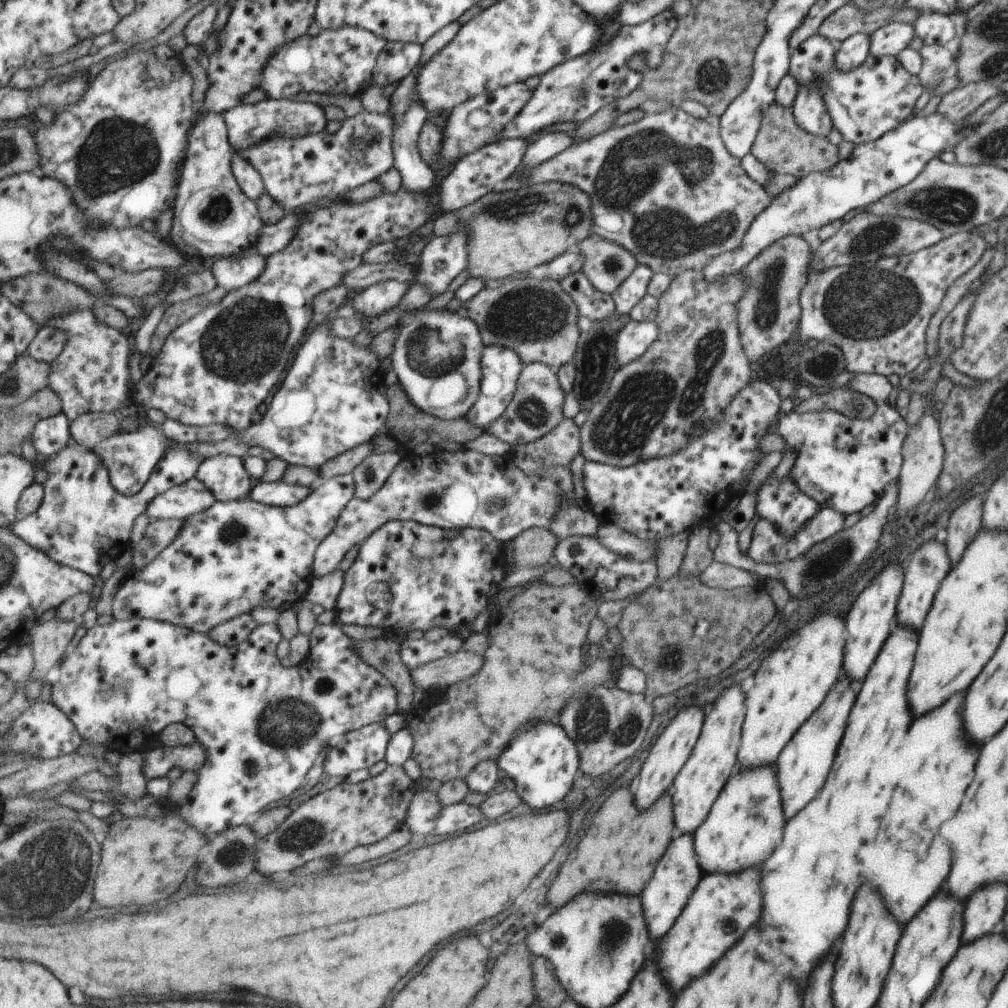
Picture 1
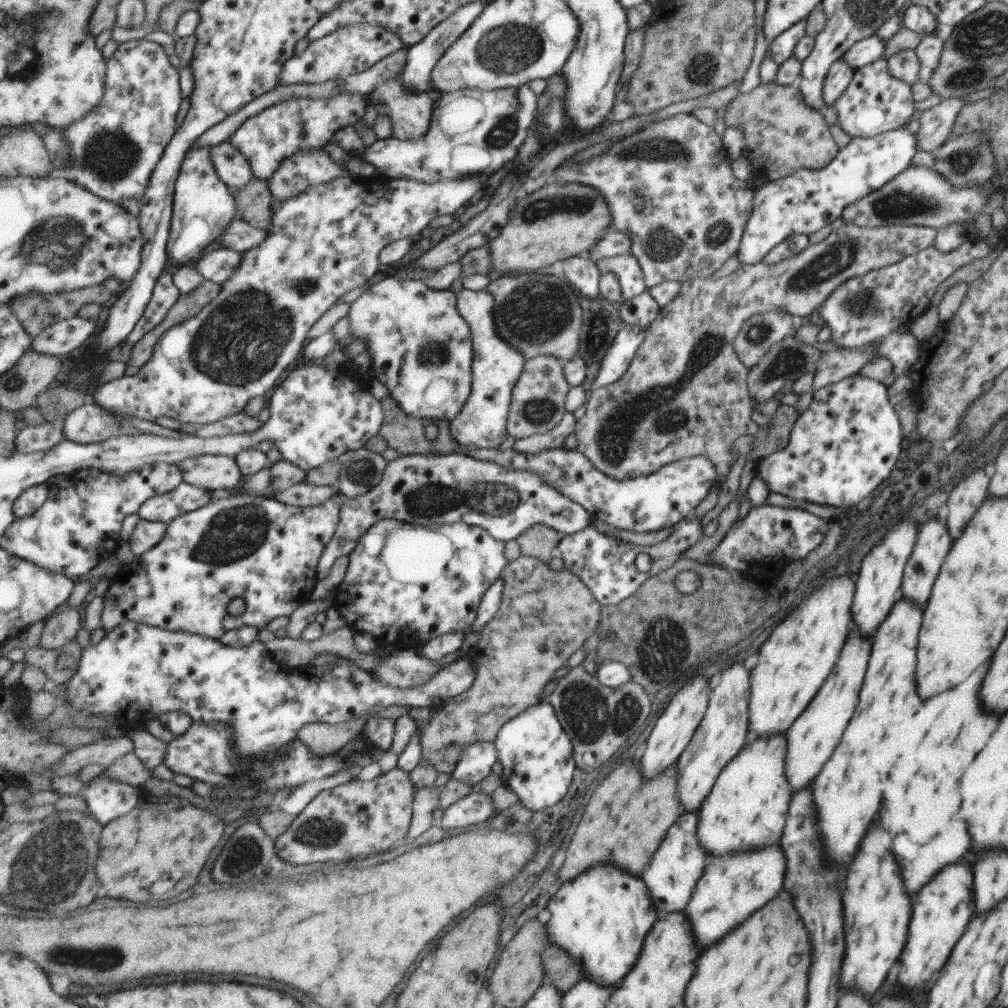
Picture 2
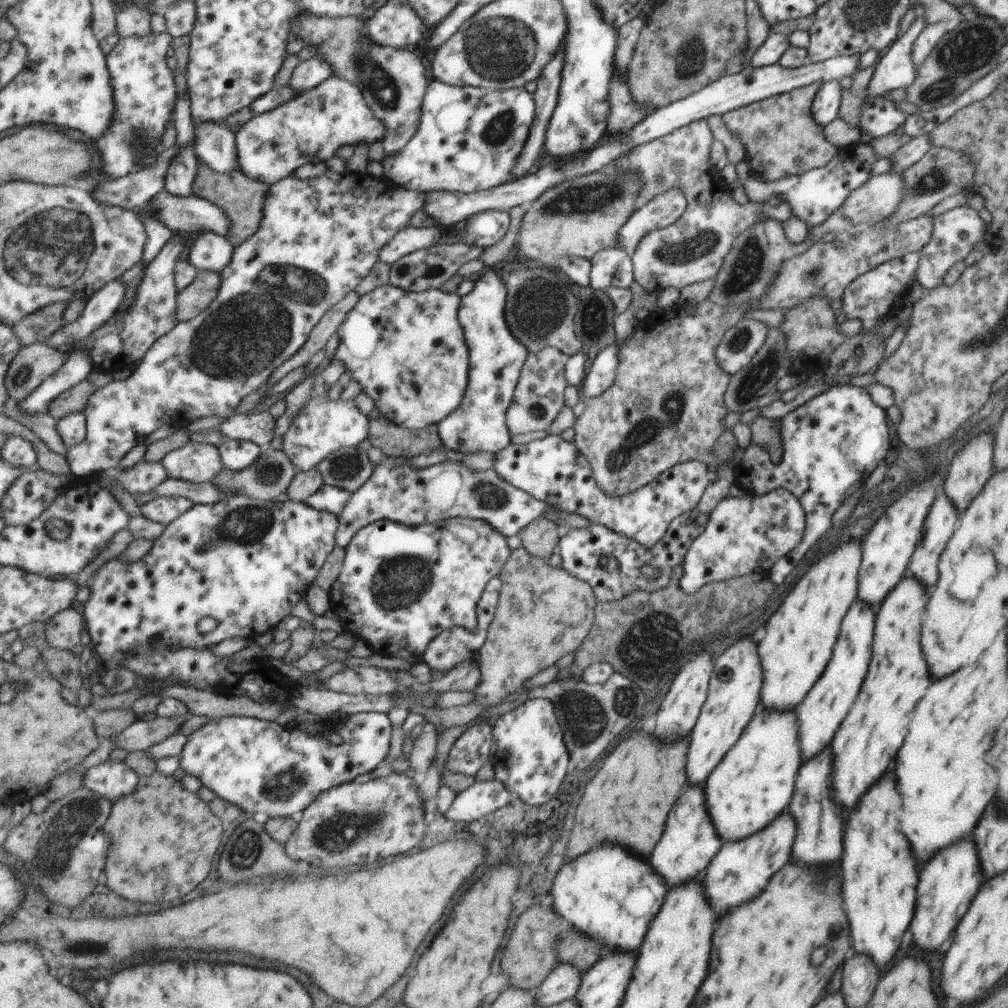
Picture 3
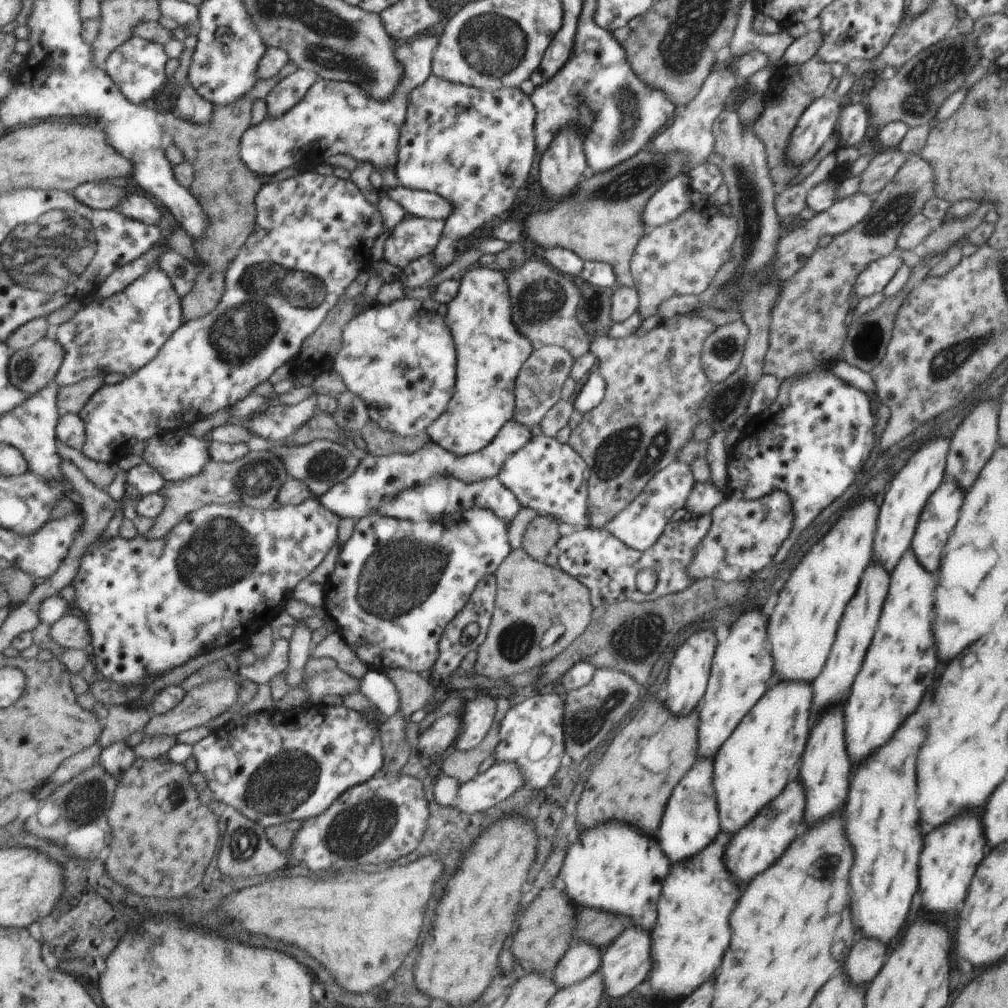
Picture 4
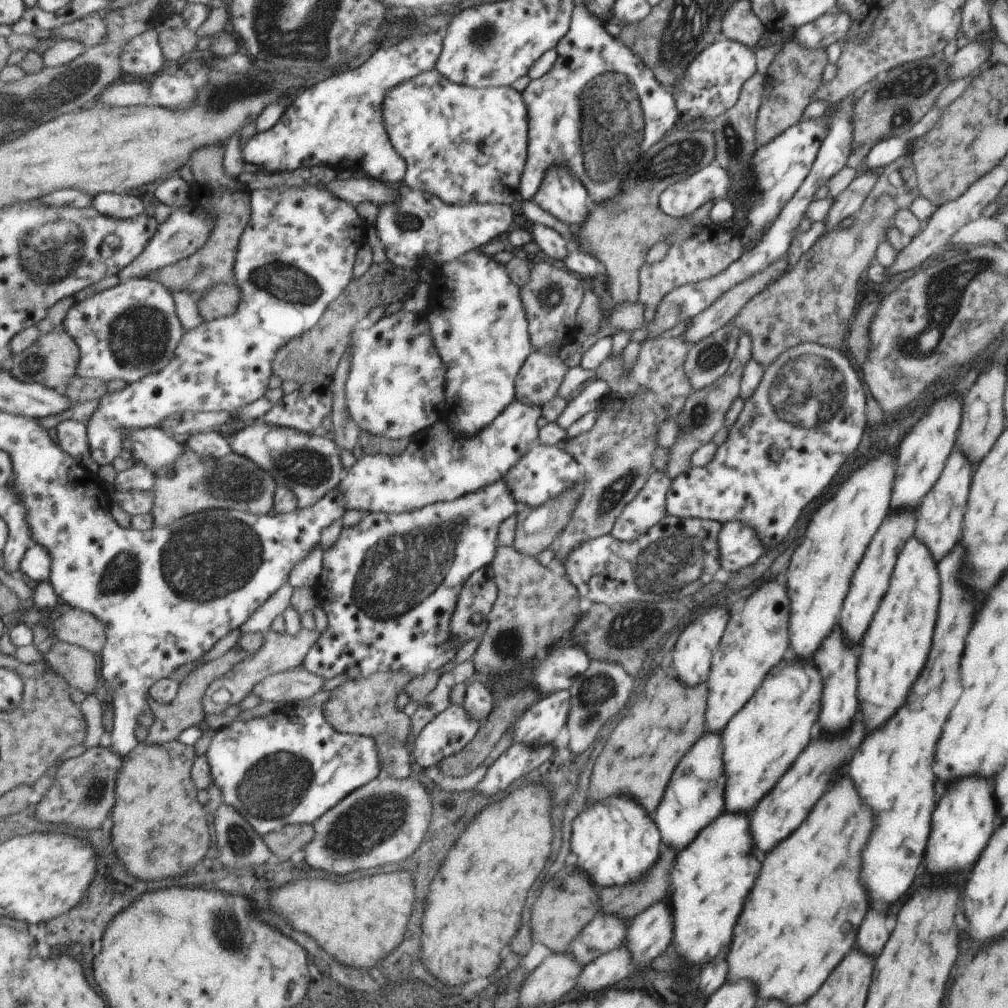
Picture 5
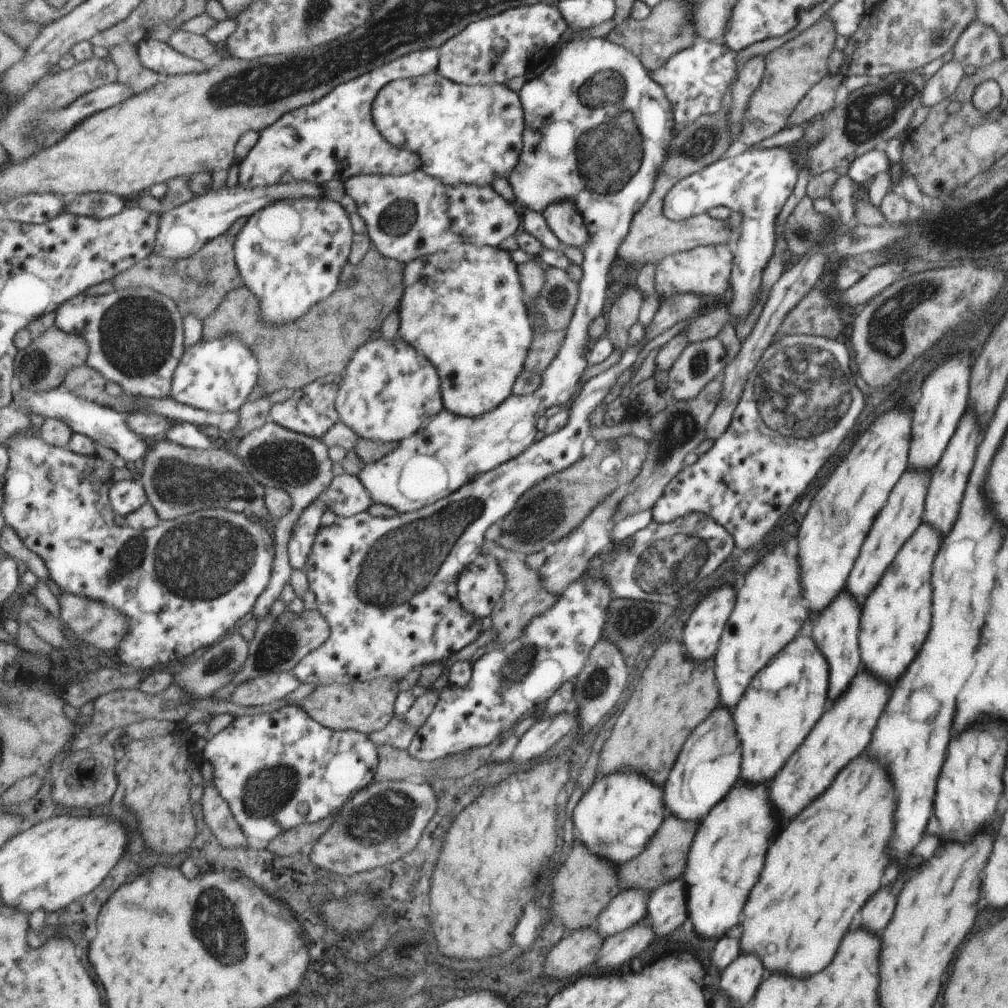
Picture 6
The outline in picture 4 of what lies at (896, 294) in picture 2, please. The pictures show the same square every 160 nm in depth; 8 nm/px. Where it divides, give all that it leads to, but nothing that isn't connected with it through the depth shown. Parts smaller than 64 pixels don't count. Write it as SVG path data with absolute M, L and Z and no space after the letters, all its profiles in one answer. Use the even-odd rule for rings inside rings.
M895 252L869 263L856 280L857 299L881 292L881 288L885 288L885 284L891 280L891 276L899 268L899 264L901 264L901 260L897 258Z

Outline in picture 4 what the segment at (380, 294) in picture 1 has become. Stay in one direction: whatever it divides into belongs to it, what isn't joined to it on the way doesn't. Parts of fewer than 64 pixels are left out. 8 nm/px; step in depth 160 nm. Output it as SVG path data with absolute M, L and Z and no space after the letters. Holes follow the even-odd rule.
M431 296L423 301L403 298L385 306L374 303L357 314L342 331L342 347L336 356L334 370L343 377L348 390L365 401L370 420L386 431L406 439L414 438L427 432L452 402L459 357L447 314L447 304L437 302Z

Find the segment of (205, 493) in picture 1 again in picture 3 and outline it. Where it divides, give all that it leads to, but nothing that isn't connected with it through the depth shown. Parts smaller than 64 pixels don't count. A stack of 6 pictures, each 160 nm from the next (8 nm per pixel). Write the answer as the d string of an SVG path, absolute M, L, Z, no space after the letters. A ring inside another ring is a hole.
M157 497L141 506L141 512L147 518L168 526L193 505L194 502L185 497Z

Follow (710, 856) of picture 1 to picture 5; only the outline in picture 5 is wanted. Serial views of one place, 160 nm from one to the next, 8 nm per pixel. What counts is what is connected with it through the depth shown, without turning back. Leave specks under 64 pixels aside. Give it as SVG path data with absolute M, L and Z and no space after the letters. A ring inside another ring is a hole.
M781 660L783 666L769 673L769 680L761 685L761 692L749 699L749 708L741 712L741 716L735 716L729 721L729 728L723 728L720 732L723 741L723 763L726 774L725 781L725 810L729 812L749 812L755 808L755 804L763 798L765 792L773 788L773 784L779 780L781 772L789 768L789 764L797 758L797 754L807 746L811 736L811 726L817 720L819 704L821 704L821 676L815 666L811 666L809 660ZM787 662L801 662L797 668L789 668Z

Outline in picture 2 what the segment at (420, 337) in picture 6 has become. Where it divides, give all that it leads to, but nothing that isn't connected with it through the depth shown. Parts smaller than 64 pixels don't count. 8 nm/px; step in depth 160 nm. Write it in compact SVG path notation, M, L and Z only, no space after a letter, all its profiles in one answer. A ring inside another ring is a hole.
M461 289L457 295L461 316L464 316L472 329L475 360L472 364L472 394L469 395L463 412L454 421L449 422L449 430L456 443L470 451L496 449L505 439L510 394L524 368L524 355L520 349L516 349L501 338L496 325L496 300L488 290Z

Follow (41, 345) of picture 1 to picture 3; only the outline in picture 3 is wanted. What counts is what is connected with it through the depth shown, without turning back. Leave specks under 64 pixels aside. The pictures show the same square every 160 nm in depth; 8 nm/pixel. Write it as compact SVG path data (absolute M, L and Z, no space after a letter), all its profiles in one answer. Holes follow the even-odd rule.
M119 279L106 284L86 302L85 312L81 313L76 321L65 324L47 340L47 343L65 351L73 341L86 339L120 310L128 288L129 284L126 285Z

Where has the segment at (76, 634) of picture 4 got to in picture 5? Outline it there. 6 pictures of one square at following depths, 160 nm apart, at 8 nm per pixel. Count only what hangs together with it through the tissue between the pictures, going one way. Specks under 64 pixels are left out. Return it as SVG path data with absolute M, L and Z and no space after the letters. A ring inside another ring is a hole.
M75 607L54 621L53 634L56 641L81 646L95 654L103 651L107 641L105 624L93 614Z

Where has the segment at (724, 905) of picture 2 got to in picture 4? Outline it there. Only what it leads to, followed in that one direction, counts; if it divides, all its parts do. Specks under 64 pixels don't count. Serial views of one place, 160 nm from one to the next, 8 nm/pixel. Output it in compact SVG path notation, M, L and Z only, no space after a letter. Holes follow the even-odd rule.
M793 780L793 784L789 784L789 788L785 788L785 792L777 798L777 804L773 804L773 808L767 808L771 814L775 812L773 820L757 816L757 820L753 820L749 828L741 828L741 832L733 836L729 852L725 852L725 864L729 864L729 872L733 872L733 876L739 882L751 880L755 874L763 872L783 854L783 848L797 836L797 830L803 830L803 806L805 806L803 788L797 780Z

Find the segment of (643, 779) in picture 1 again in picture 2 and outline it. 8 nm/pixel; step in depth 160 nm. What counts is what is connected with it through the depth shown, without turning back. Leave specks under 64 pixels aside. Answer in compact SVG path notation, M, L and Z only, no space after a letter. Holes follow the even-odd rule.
M699 674L684 684L669 700L647 736L647 748L641 756L641 772L645 772L645 780L657 776L663 768L669 768L677 762L703 720L709 694L711 690L707 679Z

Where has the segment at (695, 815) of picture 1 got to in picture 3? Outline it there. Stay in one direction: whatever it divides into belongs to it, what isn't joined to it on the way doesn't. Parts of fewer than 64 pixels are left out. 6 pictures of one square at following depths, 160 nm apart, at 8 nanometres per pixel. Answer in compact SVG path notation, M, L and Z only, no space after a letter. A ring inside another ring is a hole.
M749 636L739 637L717 656L707 700L701 707L691 734L687 736L688 763L685 768L689 768L690 785L703 787L707 775L735 744L759 702L759 688L762 686L763 666L760 664L759 650Z

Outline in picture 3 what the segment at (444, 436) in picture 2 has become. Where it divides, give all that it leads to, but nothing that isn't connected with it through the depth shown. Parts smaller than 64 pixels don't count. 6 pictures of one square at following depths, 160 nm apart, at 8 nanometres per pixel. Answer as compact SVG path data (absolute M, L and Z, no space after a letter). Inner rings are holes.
M377 408L368 417L371 421L368 440L387 457L416 457L445 445L438 425L408 429L386 419Z

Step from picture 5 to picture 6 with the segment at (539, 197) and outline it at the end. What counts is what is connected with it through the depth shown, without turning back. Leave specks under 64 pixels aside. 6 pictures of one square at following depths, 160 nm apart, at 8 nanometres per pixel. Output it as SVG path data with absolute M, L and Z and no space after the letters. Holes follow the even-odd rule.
M551 203L541 214L561 246L575 246L583 250L588 243L588 231L573 203Z

